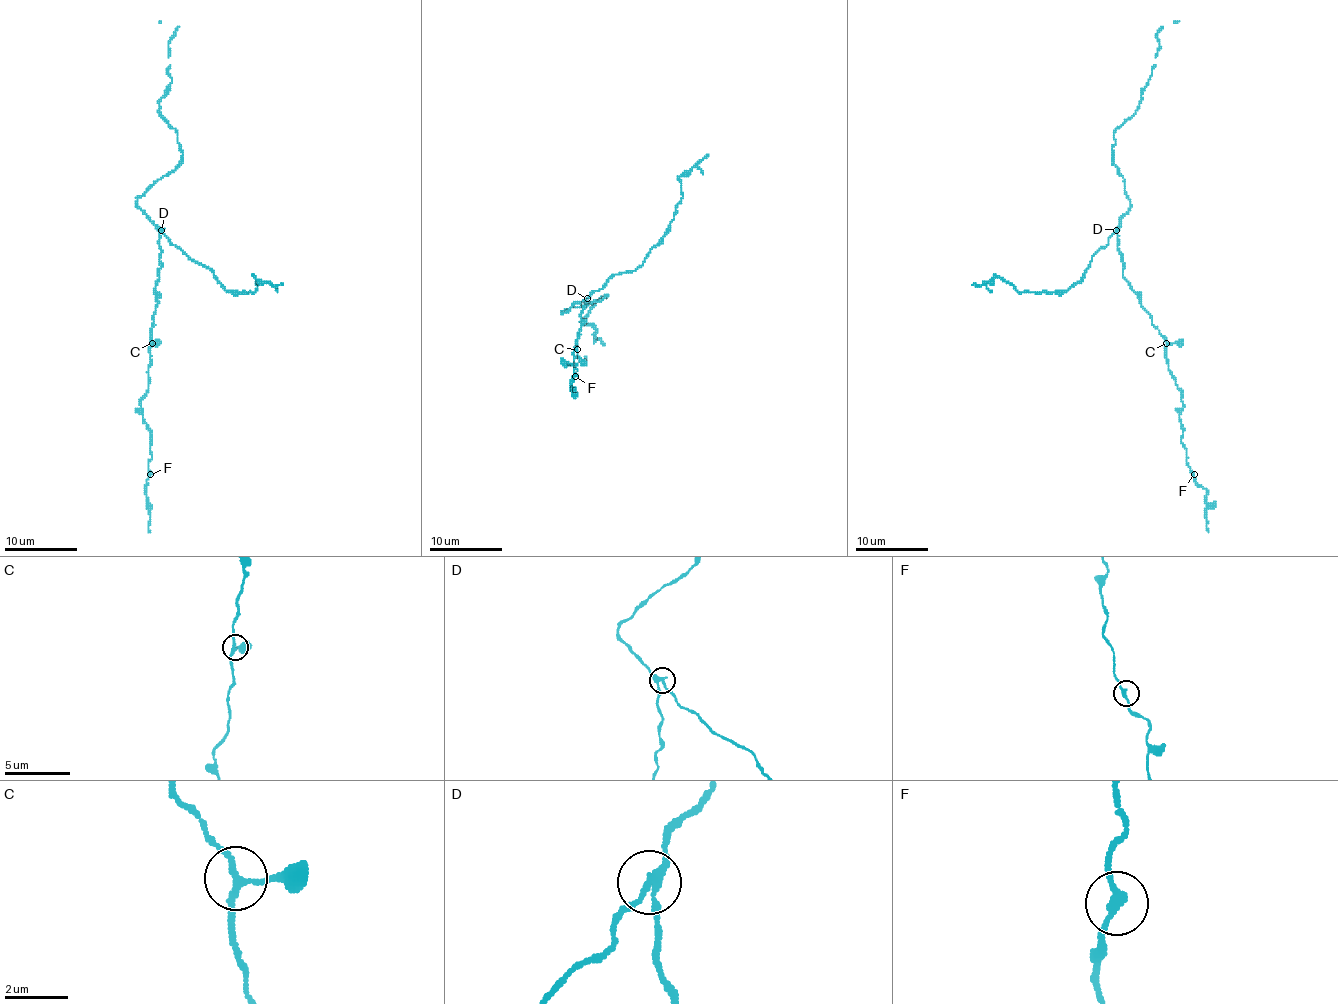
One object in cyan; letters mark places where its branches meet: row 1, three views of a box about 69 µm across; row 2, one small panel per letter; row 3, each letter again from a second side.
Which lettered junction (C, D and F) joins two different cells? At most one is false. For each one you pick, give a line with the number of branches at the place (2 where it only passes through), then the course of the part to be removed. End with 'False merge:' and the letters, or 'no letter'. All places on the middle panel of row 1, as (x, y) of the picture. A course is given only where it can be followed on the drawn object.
D: 3 | (586, 298), (615, 274), (637, 269), (665, 234), (683, 194), (679, 178), (708, 154)
False merge: D

